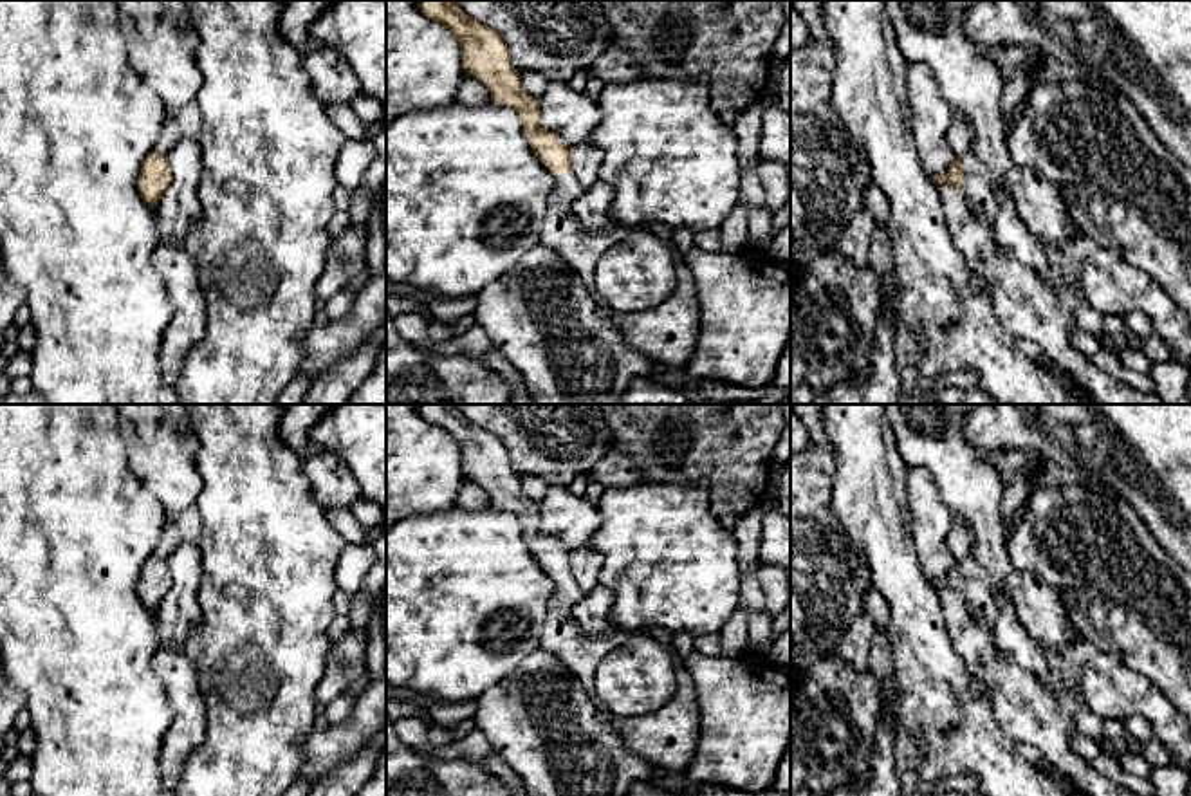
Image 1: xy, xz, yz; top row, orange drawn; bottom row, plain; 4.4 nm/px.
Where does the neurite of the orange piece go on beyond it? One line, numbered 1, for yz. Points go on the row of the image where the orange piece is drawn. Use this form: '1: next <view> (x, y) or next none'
1: next yz (980, 194)

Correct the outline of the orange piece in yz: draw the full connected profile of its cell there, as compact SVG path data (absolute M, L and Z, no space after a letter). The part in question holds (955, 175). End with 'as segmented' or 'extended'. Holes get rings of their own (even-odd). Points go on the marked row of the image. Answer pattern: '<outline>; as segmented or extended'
M971 152L956 155L951 168L929 180L935 186L947 182L960 188L974 209L980 209L991 222L996 218L1000 206L989 168Z; extended

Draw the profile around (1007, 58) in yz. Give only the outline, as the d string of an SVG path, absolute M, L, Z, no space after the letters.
M973 42L976 51L989 58L1002 74L1003 83L1011 78L1011 74L1018 67L1030 67L1039 56L1041 51L1025 45L1011 45L1011 43L998 43L998 45L985 45Z

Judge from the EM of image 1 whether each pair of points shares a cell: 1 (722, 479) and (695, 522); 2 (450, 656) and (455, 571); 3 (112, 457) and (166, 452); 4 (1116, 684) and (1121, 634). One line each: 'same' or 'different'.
1: different
2: same
3: different
4: different

